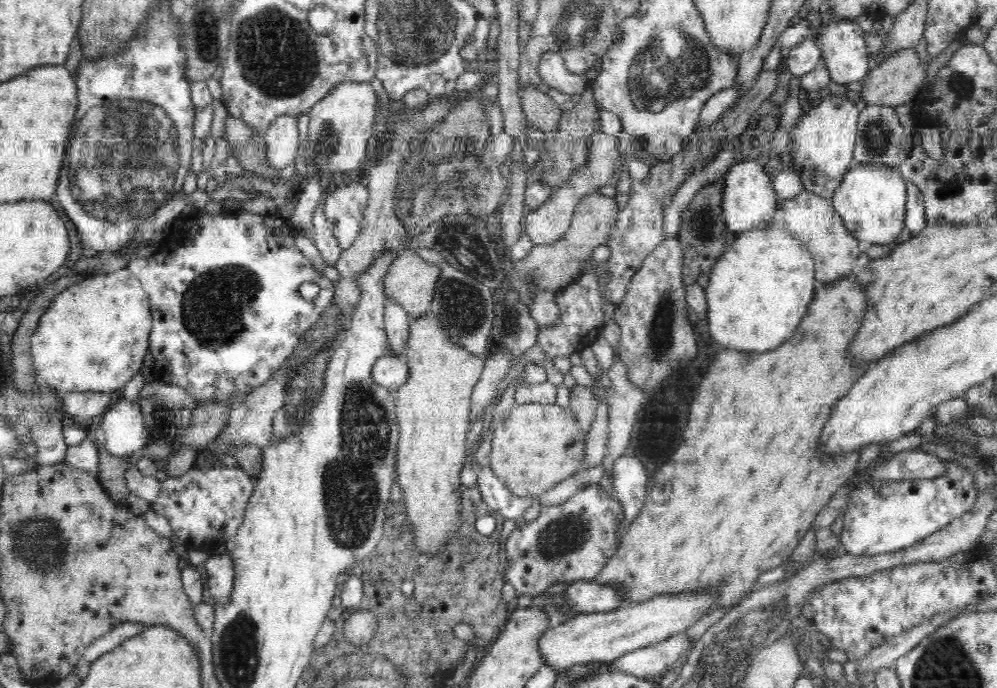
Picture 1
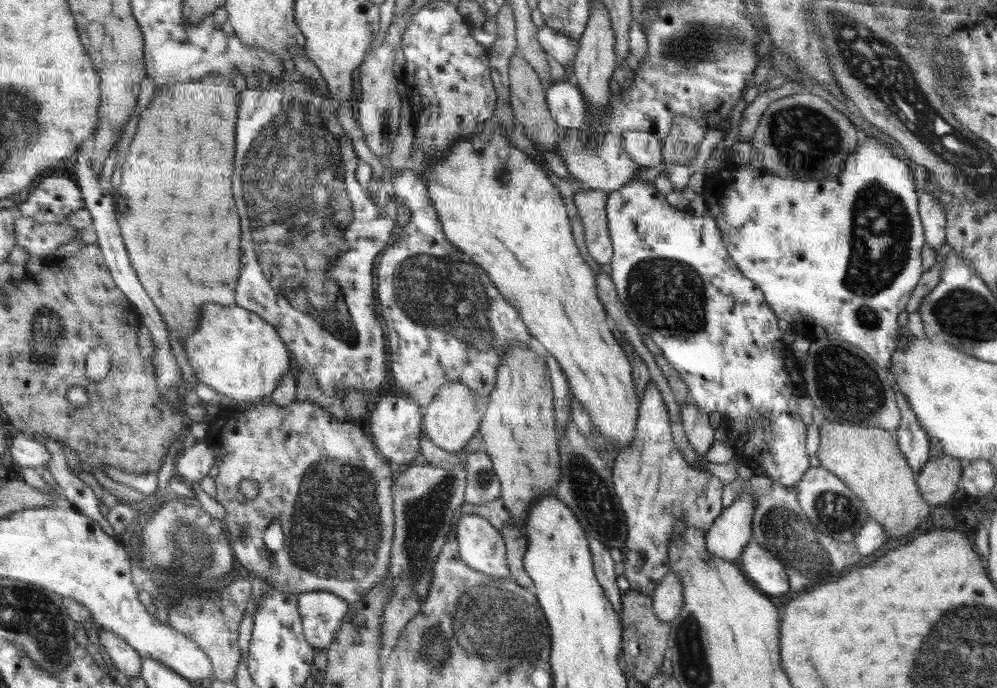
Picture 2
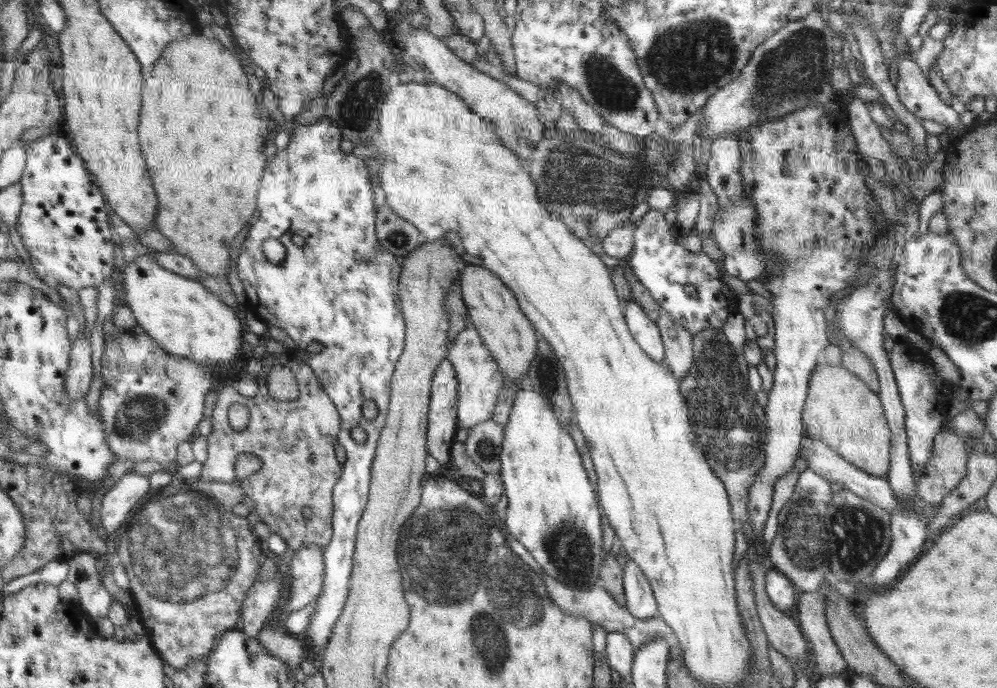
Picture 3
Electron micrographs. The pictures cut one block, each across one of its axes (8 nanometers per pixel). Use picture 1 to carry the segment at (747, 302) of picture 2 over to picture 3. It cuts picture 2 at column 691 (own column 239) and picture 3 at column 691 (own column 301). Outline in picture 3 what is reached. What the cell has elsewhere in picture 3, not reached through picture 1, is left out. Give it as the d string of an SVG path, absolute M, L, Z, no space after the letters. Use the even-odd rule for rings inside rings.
M650 208L642 219L635 222L635 226L632 254L625 259L625 264L652 294L652 298L658 301L660 309L674 320L674 324L680 324L690 332L692 337L702 330L722 329L728 316L738 308L738 298L726 286L722 270L703 251L691 252L678 244L676 239L680 235L676 227L666 221L662 211ZM688 284L694 286L694 296L684 290Z

